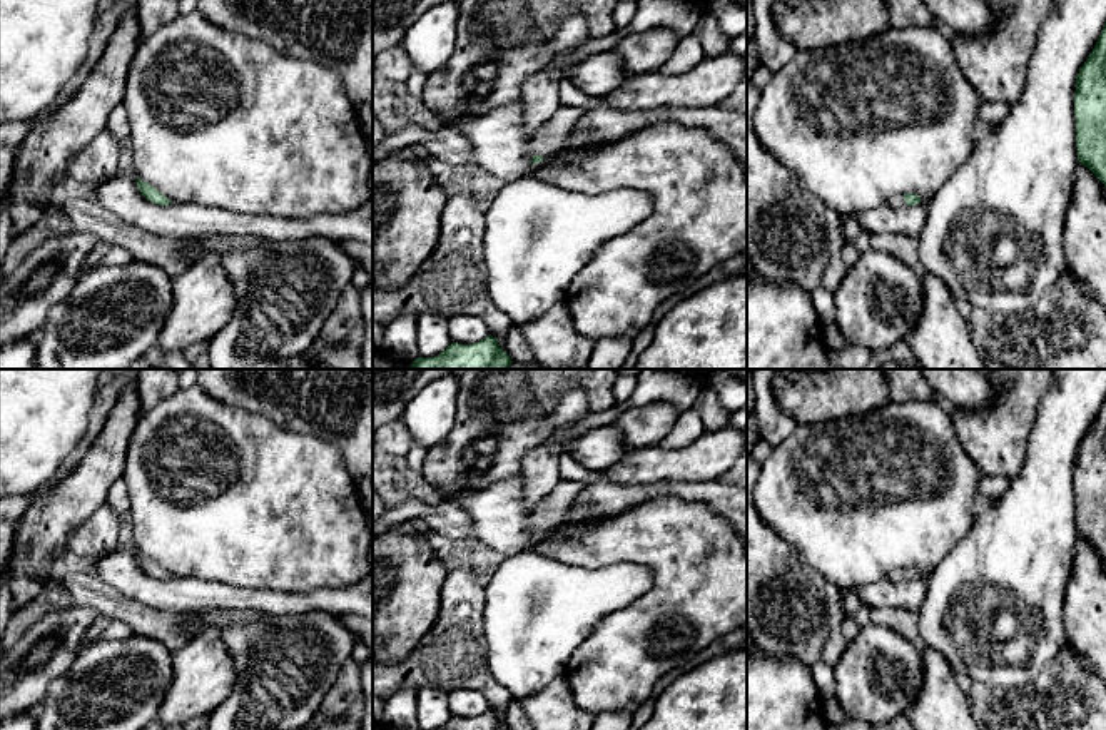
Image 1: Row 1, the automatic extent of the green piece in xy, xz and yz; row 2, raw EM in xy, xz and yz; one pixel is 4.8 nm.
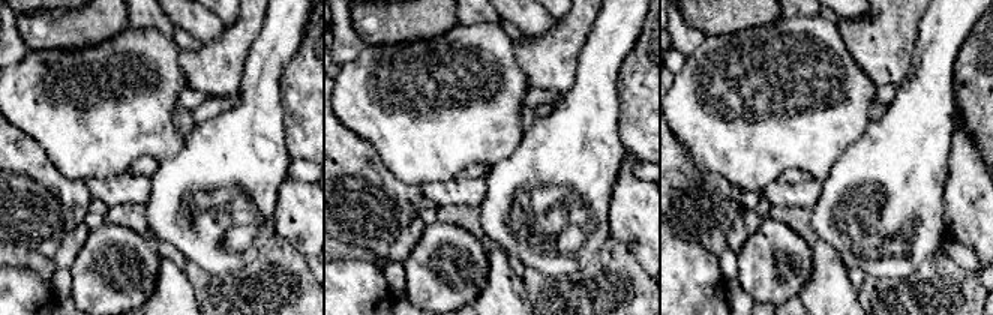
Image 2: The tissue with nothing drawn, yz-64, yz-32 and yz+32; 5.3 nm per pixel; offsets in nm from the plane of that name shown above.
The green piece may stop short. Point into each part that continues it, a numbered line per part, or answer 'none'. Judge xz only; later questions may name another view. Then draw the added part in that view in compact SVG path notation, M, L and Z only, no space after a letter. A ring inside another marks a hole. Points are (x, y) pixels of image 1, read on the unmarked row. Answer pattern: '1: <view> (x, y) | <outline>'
1: xz (552, 510) | M563 479L530 516L533 526L543 531L560 525L575 496L585 488L585 483Z

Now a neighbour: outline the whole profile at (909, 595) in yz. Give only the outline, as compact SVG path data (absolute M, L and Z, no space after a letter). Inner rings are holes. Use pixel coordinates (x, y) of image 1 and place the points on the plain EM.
M919 576L916 580L890 581L882 578L862 585L855 595L869 608L902 608L907 611L919 611L926 600L927 580Z

